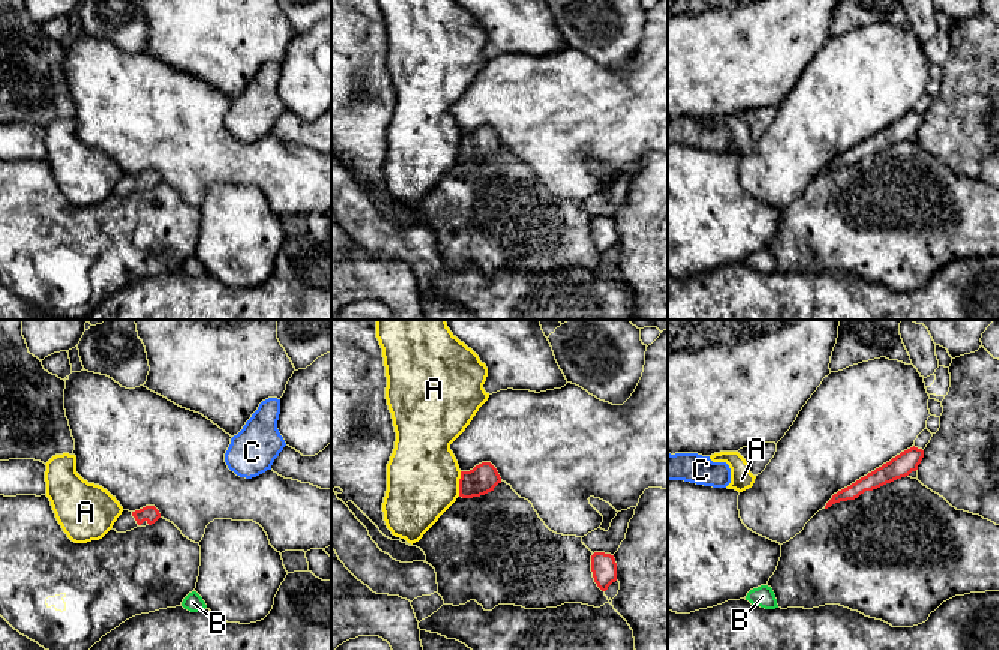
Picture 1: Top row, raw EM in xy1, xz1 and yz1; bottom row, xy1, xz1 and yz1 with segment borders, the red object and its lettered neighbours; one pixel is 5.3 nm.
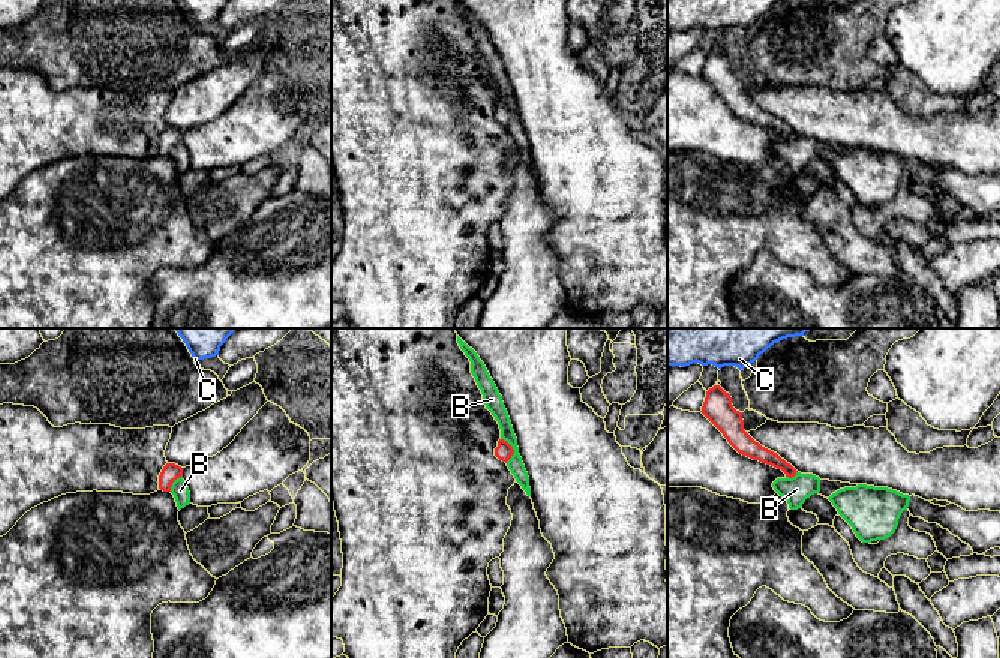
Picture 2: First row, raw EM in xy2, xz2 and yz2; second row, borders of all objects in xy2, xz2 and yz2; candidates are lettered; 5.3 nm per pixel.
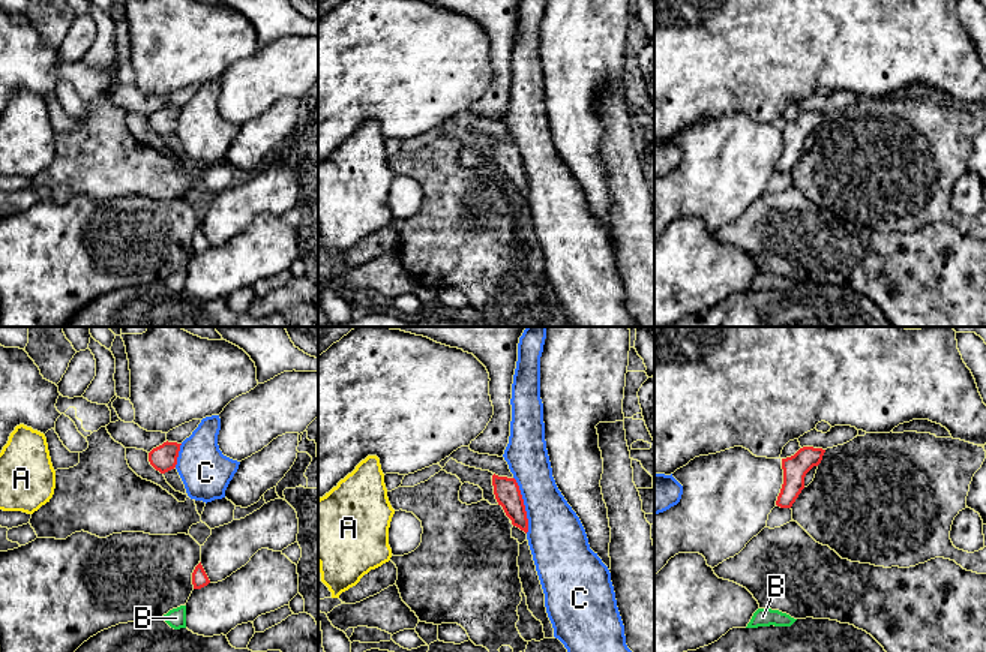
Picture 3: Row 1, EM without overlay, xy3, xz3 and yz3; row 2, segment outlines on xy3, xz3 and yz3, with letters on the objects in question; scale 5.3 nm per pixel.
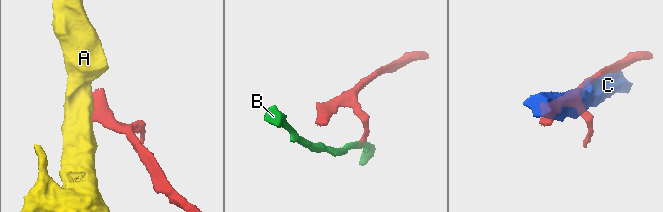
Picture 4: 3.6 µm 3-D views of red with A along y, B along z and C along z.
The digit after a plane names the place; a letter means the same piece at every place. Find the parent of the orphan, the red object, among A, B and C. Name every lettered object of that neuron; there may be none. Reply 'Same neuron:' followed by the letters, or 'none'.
Same neuron: none

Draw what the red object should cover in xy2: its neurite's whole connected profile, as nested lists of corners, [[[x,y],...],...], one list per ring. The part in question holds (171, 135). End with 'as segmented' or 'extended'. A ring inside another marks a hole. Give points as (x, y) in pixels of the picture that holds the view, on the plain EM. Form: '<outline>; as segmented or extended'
[[[166,127],[159,139],[159,153],[171,156],[172,147],[183,141],[183,132],[175,127]]]; as segmented

